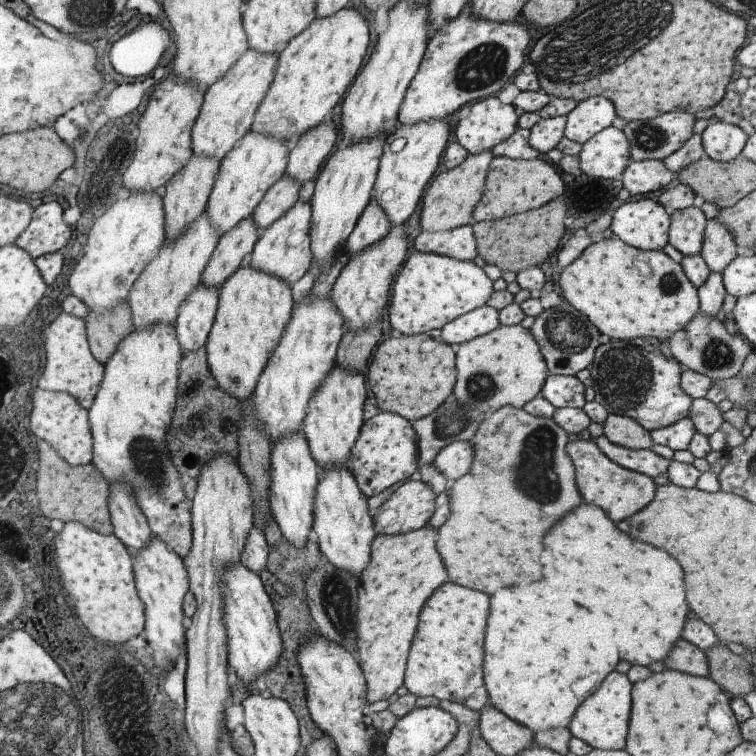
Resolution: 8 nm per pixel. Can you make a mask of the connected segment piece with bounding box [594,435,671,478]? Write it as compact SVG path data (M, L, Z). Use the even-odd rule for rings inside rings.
M604 435L594 440L602 453L608 456L612 462L646 476L654 478L658 474L664 474L670 466L670 459L658 456L656 452L652 452L652 449L632 450L618 446L612 444Z

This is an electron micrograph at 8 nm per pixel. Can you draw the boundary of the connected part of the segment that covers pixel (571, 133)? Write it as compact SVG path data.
M595 95L587 98L567 114L564 137L583 145L592 136L609 127L616 115L613 102L606 97Z

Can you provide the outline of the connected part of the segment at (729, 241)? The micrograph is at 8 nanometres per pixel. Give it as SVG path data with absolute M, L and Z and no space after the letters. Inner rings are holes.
M715 219L707 220L701 255L711 272L720 274L737 257L736 242L726 224Z

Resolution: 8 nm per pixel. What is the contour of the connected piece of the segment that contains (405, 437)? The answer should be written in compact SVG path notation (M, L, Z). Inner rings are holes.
M380 410L372 418L366 419L351 458L345 465L358 480L360 490L368 497L394 486L396 482L404 482L418 472L419 444L416 444L416 432L412 424L403 415Z

